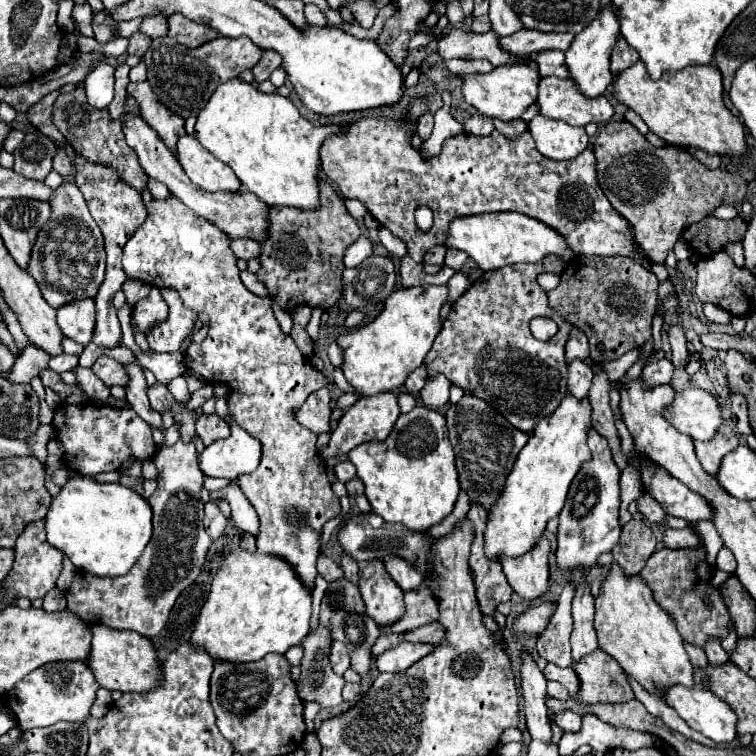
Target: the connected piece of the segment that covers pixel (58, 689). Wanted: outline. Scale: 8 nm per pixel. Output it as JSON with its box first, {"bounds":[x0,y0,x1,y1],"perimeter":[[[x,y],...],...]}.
{"bounds":[4,661,98,731],"perimeter":[[[64,661],[48,663],[30,675],[26,675],[8,695],[4,703],[12,709],[16,723],[22,731],[34,727],[50,727],[56,721],[84,721],[90,717],[90,707],[96,701],[98,683],[92,669],[82,661]]]}

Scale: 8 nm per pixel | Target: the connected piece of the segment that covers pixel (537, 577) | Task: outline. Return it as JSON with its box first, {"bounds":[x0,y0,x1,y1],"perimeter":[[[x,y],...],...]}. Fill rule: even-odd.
{"bounds":[500,537,550,599],"perimeter":[[[540,537],[540,541],[526,555],[500,557],[508,583],[522,599],[536,599],[548,589],[548,553],[550,543],[546,537]]]}

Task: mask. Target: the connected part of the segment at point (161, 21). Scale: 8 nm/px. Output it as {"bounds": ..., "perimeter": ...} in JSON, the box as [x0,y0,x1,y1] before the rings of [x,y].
{"bounds":[140,15,168,39],"perimeter":[[[150,15],[142,21],[140,31],[144,35],[148,35],[151,39],[156,37],[164,37],[168,33],[168,17],[166,15]]]}

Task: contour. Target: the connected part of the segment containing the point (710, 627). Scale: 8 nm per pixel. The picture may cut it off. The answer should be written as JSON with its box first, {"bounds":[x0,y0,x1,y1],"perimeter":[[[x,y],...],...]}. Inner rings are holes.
{"bounds":[640,543,734,649],"perimeter":[[[704,543],[692,549],[658,549],[640,571],[640,577],[652,589],[654,601],[674,619],[682,639],[694,647],[704,649],[710,639],[726,639],[734,627],[722,591],[710,583],[712,567],[706,559]],[[710,601],[710,603],[706,603]]]}

